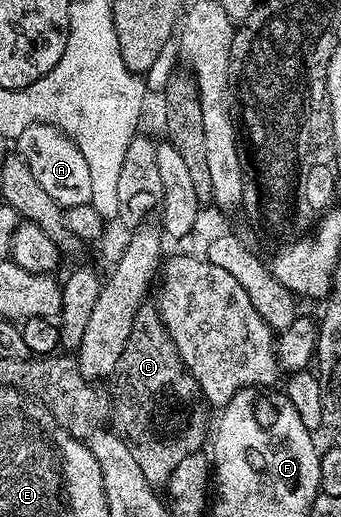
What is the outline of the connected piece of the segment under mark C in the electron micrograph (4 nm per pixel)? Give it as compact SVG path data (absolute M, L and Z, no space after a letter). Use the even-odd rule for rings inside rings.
M145 301L133 317L130 337L126 337L126 349L122 349L122 357L118 357L111 383L111 430L120 436L126 449L130 449L146 481L154 488L163 488L174 469L178 469L186 457L197 454L203 443L205 446L210 435L210 407L168 336L155 302ZM160 403L176 403L176 427L168 424Z

